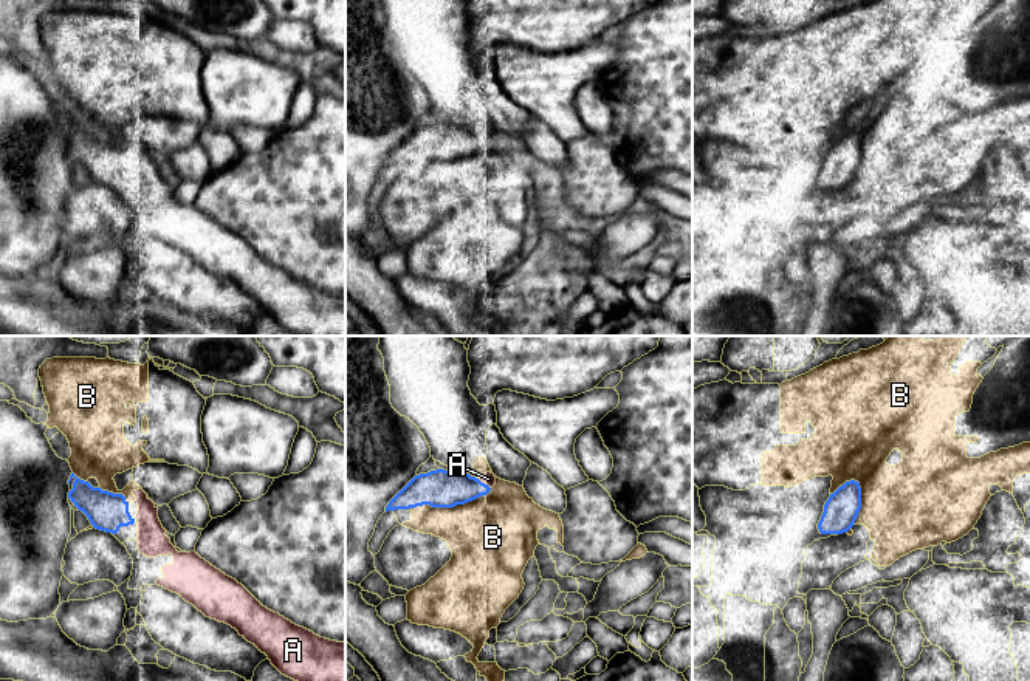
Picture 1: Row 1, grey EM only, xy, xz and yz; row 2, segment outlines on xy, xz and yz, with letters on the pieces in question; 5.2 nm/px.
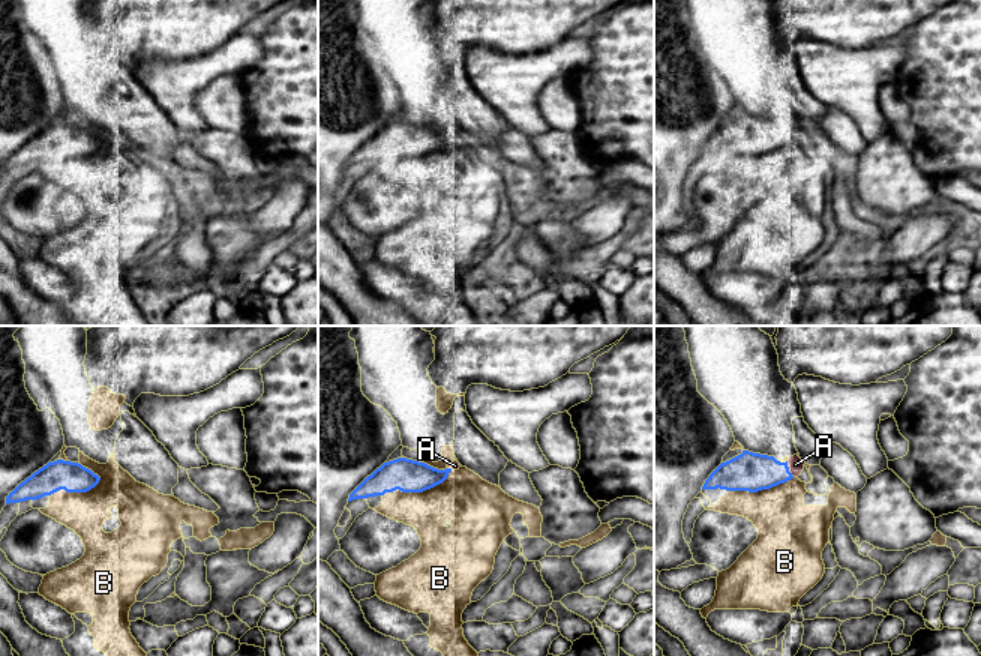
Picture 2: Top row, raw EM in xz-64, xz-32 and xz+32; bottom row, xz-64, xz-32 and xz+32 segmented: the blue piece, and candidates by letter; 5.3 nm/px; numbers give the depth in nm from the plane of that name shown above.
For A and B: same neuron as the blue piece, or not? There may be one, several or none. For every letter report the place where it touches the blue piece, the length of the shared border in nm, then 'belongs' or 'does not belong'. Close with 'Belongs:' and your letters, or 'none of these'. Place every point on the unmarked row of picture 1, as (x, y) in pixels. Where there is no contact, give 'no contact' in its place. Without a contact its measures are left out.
A: xz (484, 136) | 90 nm | belongs
B: xz (449, 160) | 440 nm | does not belong
Belongs: A

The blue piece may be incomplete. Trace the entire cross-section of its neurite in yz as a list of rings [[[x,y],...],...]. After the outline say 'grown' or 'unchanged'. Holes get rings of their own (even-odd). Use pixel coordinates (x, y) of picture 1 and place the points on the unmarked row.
[[[855,133],[846,135],[824,158],[824,166],[818,176],[821,187],[843,187],[847,186],[861,163],[861,141]]]; unchanged

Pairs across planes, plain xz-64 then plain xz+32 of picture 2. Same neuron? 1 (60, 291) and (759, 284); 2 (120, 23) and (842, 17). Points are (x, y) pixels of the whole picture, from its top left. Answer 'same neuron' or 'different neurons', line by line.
1: same neuron
2: same neuron

